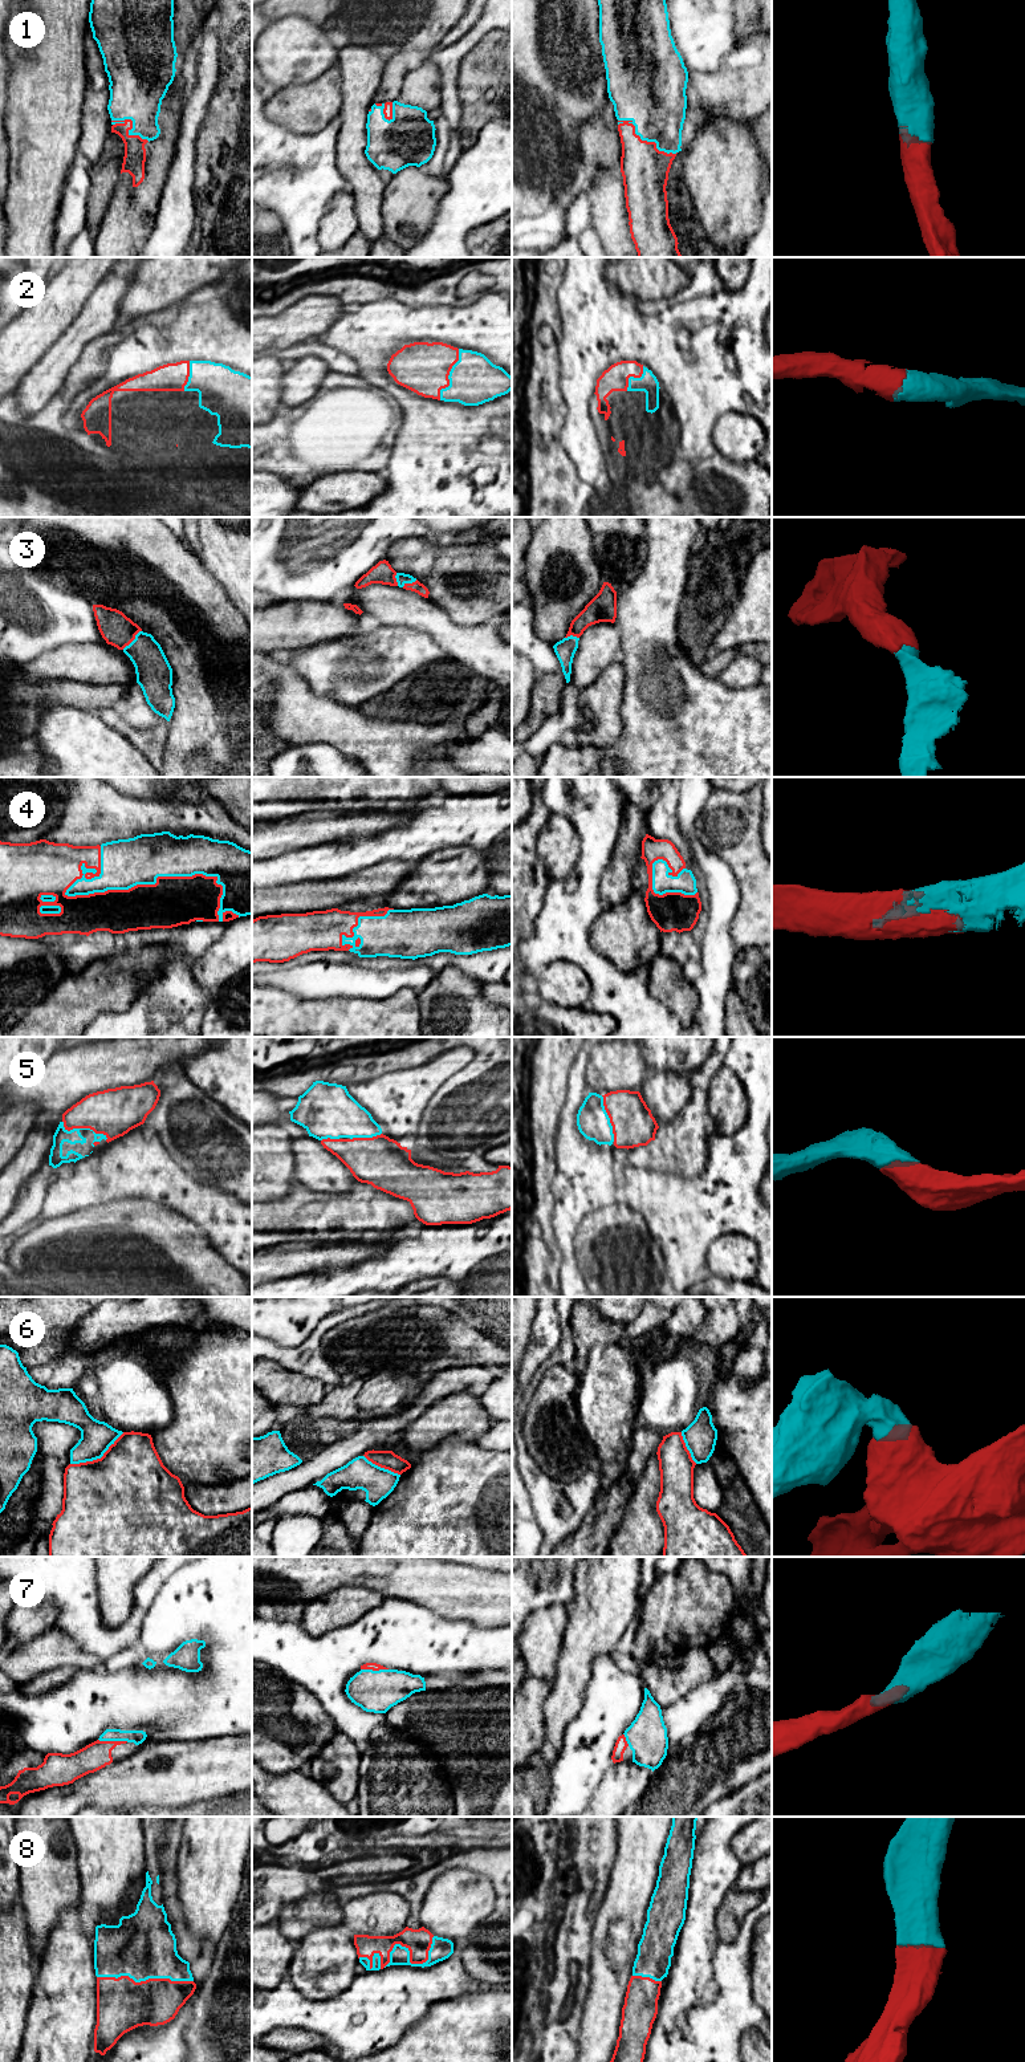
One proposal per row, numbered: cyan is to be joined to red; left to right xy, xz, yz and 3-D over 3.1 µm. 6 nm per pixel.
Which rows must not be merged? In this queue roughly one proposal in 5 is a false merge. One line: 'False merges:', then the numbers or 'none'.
False merges: 6

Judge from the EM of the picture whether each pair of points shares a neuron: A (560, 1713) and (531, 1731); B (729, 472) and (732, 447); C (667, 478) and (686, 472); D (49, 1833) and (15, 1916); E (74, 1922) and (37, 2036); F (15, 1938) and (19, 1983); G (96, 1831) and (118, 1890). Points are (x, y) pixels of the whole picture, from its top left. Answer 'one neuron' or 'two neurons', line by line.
A: two neurons
B: two neurons
C: one neuron
D: two neurons
E: one neuron
F: one neuron
G: one neuron

